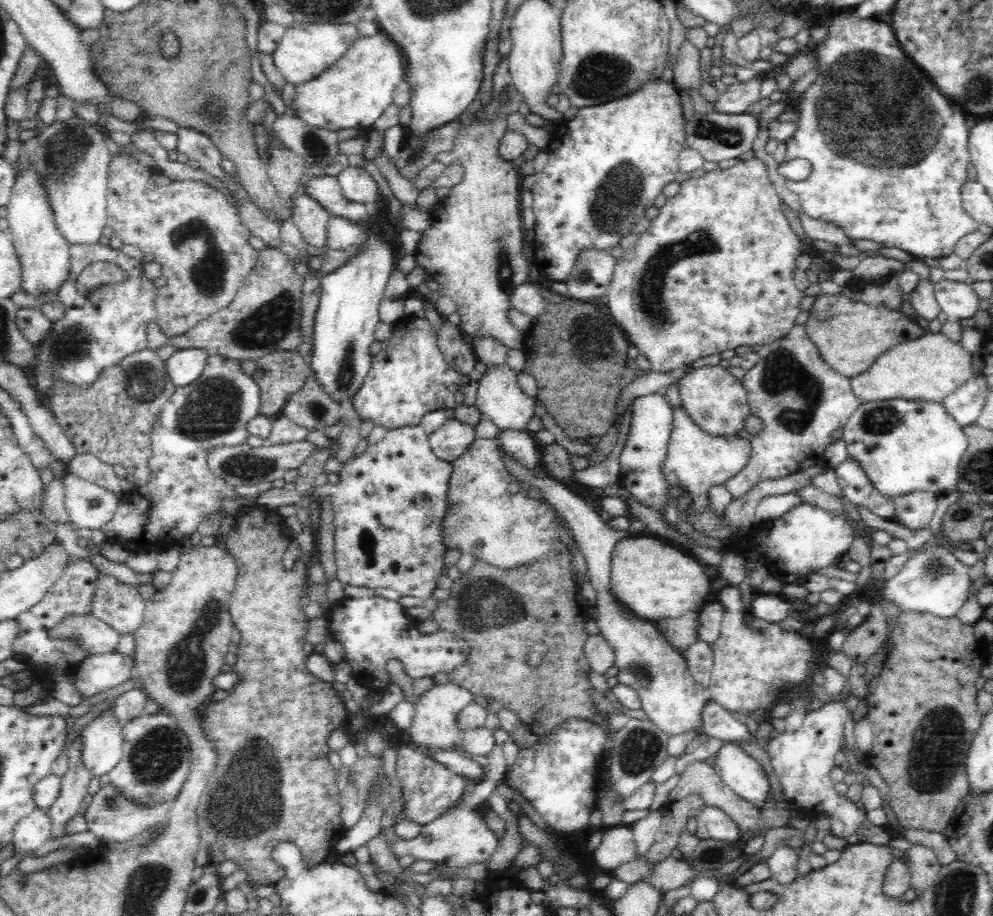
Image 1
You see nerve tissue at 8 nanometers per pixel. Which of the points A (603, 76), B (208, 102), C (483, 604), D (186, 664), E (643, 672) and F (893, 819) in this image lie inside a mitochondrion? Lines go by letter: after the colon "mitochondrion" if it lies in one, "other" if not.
A: mitochondrion
B: mitochondrion
C: mitochondrion
D: mitochondrion
E: mitochondrion
F: other

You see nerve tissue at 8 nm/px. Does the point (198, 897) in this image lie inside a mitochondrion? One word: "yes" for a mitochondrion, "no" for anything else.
no

